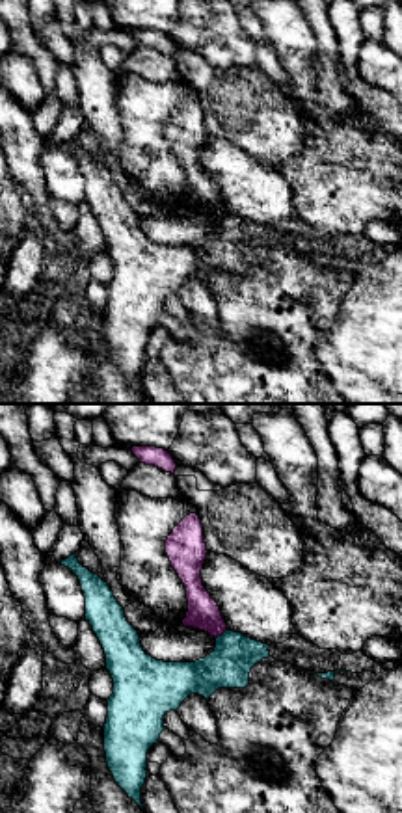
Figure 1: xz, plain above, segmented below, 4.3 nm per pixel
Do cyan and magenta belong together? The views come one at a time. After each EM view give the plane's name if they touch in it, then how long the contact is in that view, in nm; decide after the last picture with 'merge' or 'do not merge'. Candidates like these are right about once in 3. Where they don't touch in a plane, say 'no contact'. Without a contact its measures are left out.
meets cyan in xz; contact 70 nm long

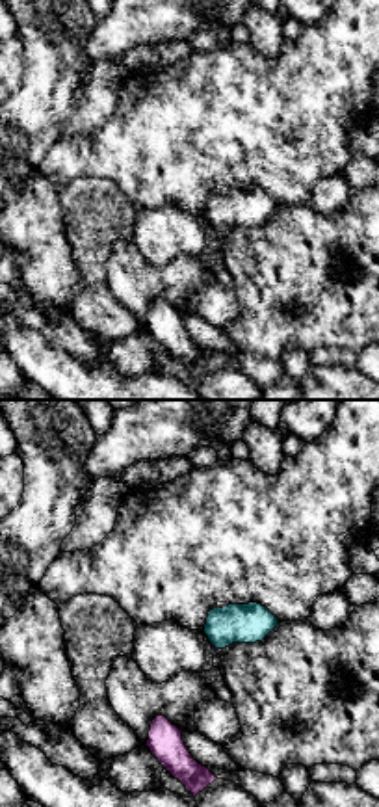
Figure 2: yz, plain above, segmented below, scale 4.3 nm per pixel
meets cyan in yz; contact 40 nm long

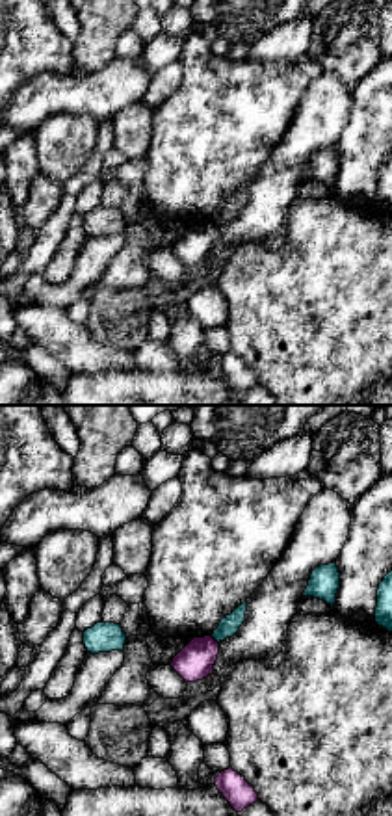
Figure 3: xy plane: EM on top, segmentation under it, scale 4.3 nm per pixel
meets cyan in xy; contact 50 nm long

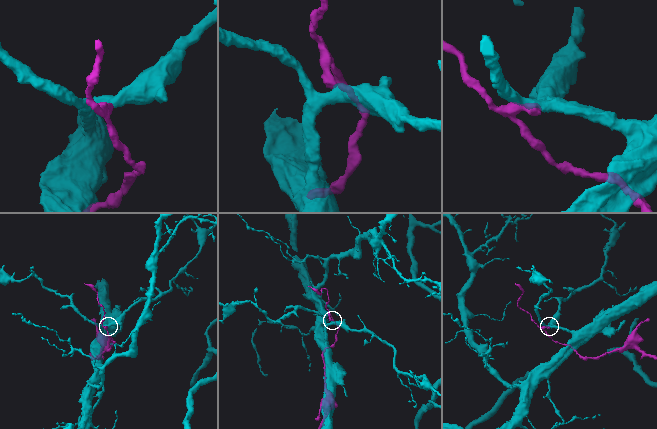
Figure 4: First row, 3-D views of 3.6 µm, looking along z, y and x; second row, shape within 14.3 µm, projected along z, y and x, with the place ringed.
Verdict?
do not merge

